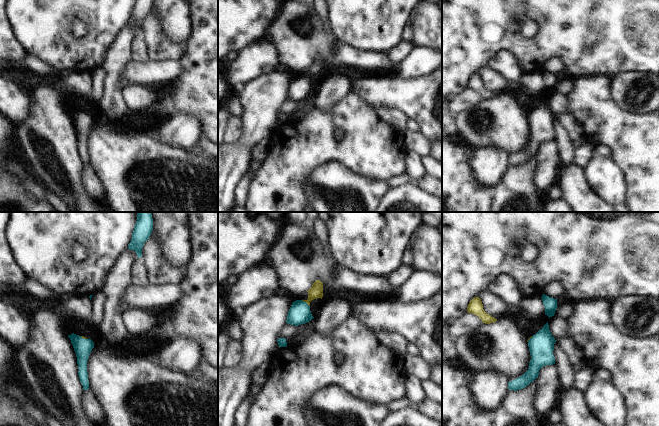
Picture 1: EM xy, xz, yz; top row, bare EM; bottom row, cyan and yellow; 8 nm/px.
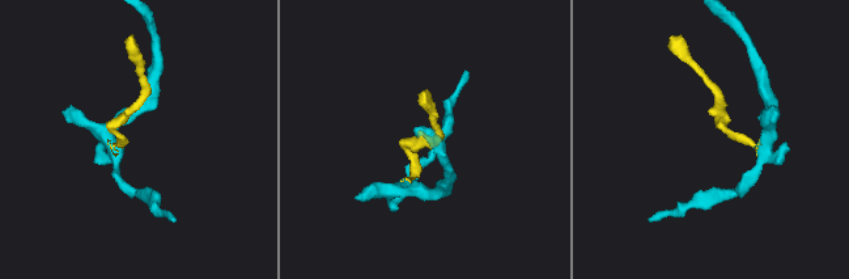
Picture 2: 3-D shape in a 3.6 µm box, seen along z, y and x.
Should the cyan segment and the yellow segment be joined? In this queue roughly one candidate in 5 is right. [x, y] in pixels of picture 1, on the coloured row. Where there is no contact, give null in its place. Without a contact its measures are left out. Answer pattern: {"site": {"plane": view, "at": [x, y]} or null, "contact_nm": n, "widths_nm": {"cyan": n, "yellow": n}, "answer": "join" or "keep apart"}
{"site": {"plane": "xz", "at": [305, 302]}, "contact_nm": 90, "widths_nm": {"cyan": 180, "yellow": 110}, "answer": "join"}

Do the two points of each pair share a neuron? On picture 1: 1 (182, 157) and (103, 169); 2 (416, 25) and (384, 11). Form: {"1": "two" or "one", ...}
{"1": "one", "2": "two"}

